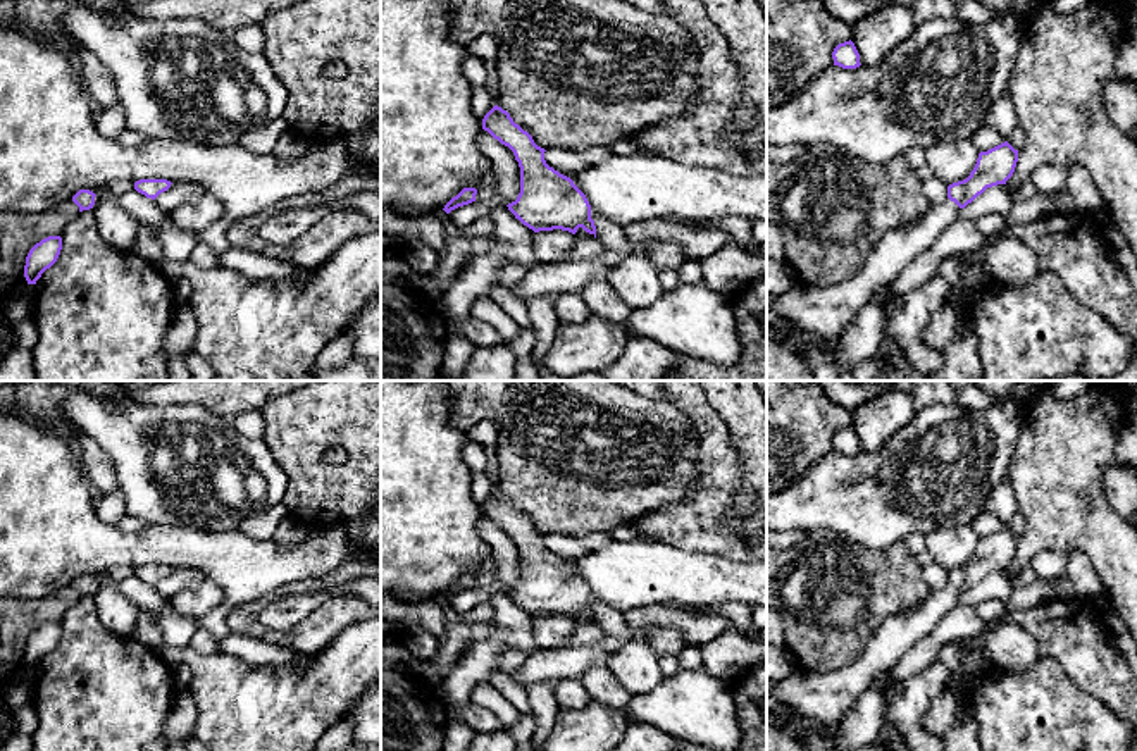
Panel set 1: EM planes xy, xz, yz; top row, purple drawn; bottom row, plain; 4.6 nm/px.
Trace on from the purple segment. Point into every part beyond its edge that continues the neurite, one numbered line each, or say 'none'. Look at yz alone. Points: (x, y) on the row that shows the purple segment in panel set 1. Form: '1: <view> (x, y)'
1: yz (826, 312)

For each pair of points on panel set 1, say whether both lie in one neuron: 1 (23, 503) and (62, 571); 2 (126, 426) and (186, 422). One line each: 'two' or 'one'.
1: one
2: one

